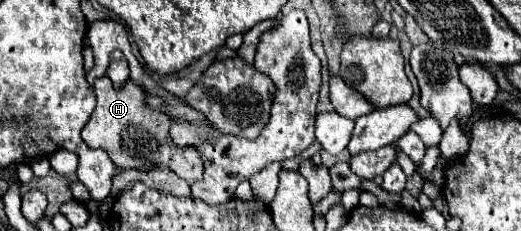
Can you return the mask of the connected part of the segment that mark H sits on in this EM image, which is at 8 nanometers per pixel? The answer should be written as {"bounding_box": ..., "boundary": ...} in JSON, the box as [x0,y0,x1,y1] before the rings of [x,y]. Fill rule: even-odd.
{"bounding_box":[81,77,203,183],"boundary":[[[109,77],[95,79],[95,95],[97,95],[97,107],[89,119],[89,123],[83,127],[81,137],[91,149],[103,149],[109,153],[111,161],[119,169],[139,169],[149,171],[153,165],[165,165],[173,173],[177,173],[181,179],[193,183],[199,181],[203,175],[203,161],[195,147],[179,147],[169,135],[171,119],[169,115],[153,109],[147,105],[145,91],[133,83],[131,79],[125,81],[121,89],[115,89]]]}

